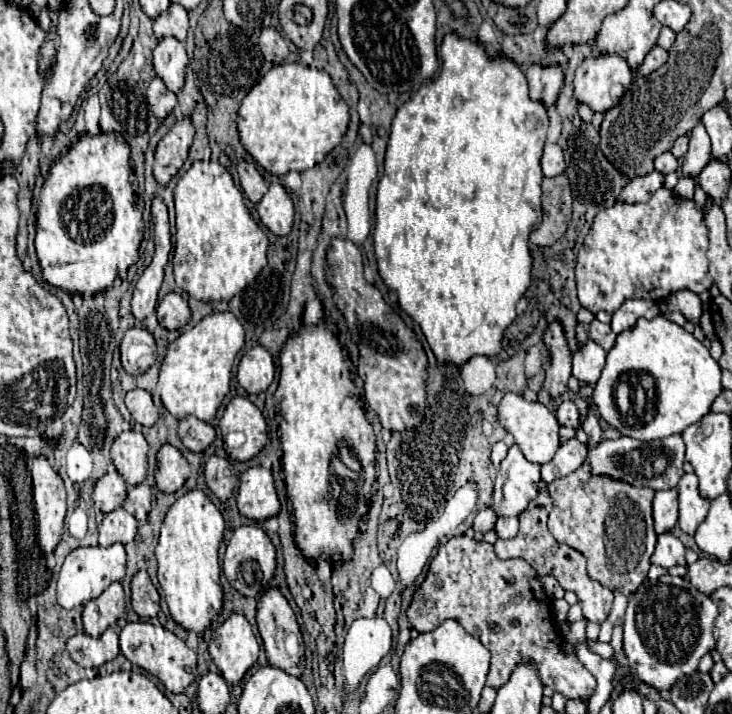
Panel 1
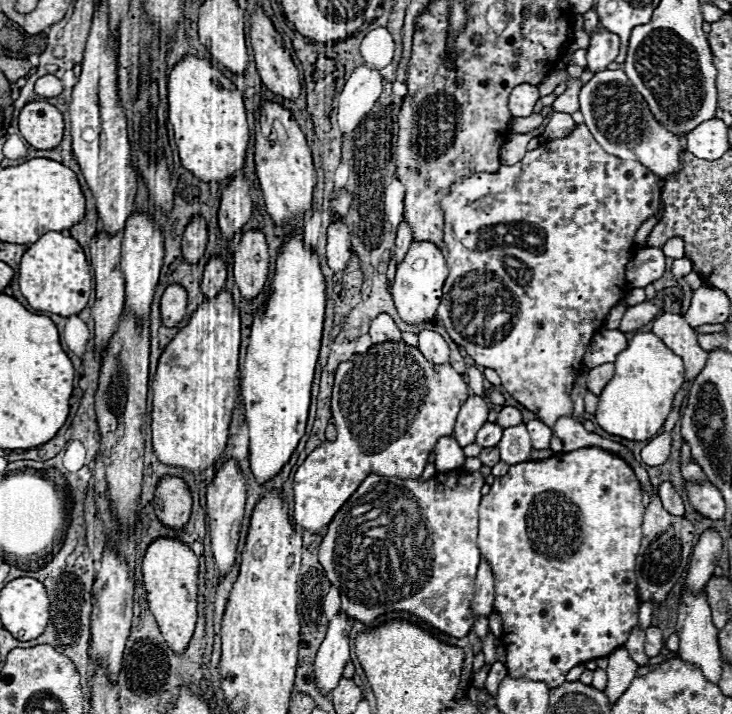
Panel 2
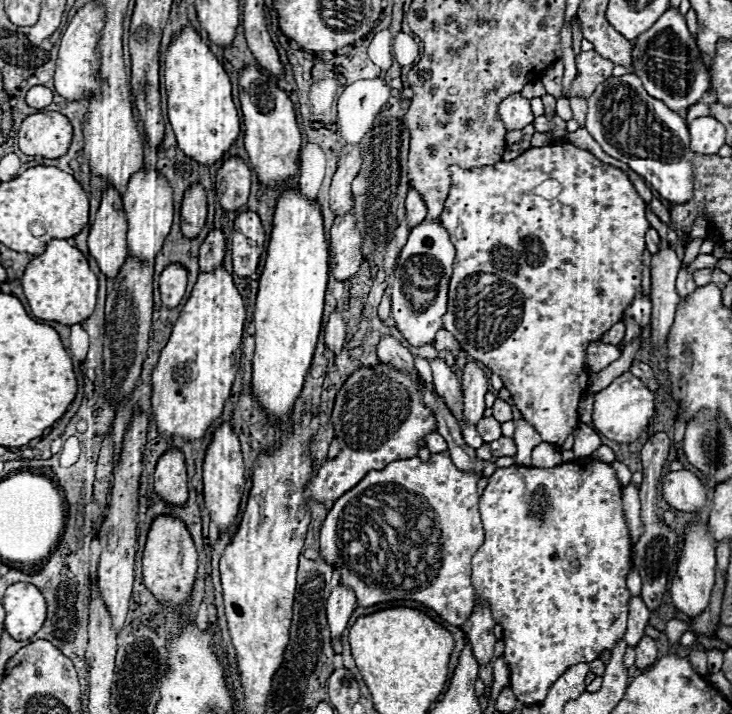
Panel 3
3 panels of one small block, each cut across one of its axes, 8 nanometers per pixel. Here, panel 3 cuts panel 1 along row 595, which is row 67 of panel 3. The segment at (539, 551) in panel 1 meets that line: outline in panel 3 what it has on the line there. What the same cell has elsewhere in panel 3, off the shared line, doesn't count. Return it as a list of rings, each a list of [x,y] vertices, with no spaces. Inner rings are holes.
[[[594,50],[588,52],[580,52],[576,56],[576,78],[570,84],[570,94],[566,94],[564,98],[588,98],[598,84],[602,84],[606,78],[612,76],[612,68],[614,64],[606,58],[602,58],[600,54],[596,54]]]

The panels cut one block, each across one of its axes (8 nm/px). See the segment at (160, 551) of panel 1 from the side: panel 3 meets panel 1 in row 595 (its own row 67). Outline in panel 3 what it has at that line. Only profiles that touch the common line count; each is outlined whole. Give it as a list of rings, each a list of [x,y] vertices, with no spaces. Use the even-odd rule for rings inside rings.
[[[192,26],[182,28],[168,44],[164,80],[168,94],[168,118],[178,146],[198,164],[210,166],[222,160],[240,134],[240,118],[236,104],[232,102],[232,86],[222,64]]]

